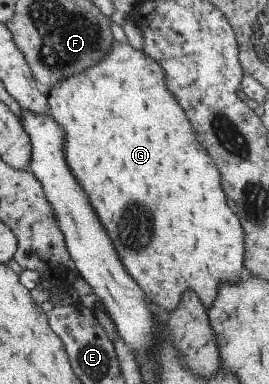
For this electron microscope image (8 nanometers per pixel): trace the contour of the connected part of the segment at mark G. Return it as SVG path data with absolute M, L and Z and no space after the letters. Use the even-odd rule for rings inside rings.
M112 41L110 48L104 57L95 62L87 69L79 73L63 78L49 88L47 98L48 115L52 117L63 130L63 155L74 178L88 195L89 203L96 213L100 224L106 230L112 241L112 246L126 269L126 272L134 279L140 287L146 300L158 308L161 315L176 308L180 295L190 289L197 294L201 303L205 306L211 305L216 296L220 281L233 283L244 274L243 270L243 230L236 214L232 213L226 205L227 197L220 184L220 173L212 162L209 154L200 146L196 135L188 122L182 107L173 97L173 94L165 85L165 72L158 61L150 58L143 51L138 51L129 43Z

